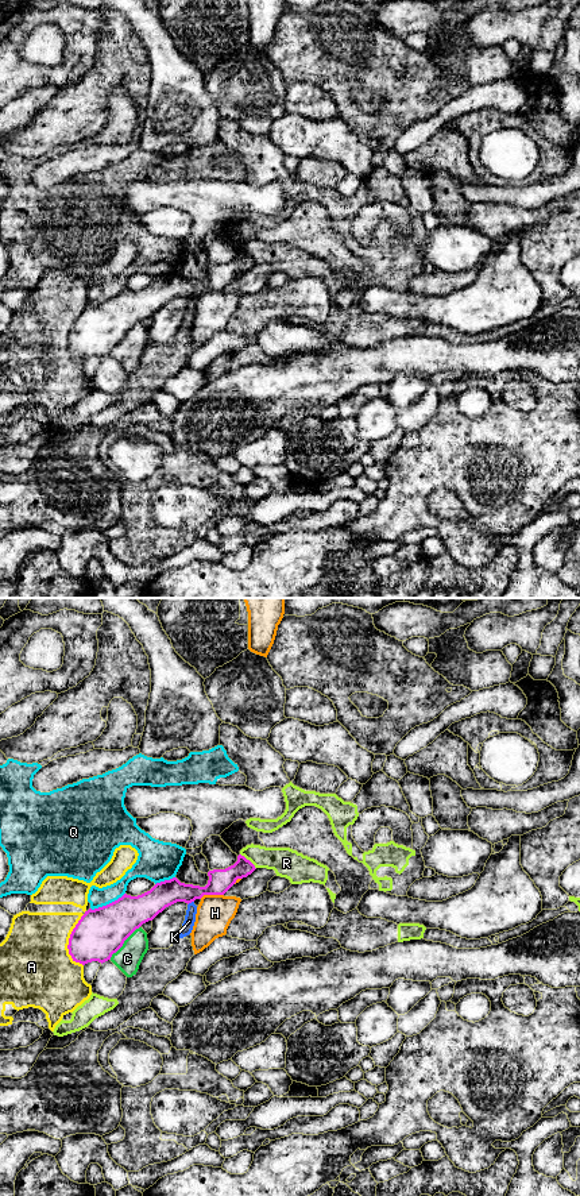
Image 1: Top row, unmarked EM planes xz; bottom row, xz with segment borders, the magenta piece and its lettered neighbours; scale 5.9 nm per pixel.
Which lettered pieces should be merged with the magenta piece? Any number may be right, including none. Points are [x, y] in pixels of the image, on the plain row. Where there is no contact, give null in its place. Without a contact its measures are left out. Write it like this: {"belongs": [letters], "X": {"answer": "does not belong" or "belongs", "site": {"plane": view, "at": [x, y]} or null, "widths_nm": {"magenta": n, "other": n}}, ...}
{"belongs": [], "A": {"answer": "does not belong", "site": {"plane": "xz", "at": [69, 336]}, "widths_nm": {"magenta": 280, "other": 420}}, "C": {"answer": "does not belong", "site": {"plane": "xz", "at": [123, 338]}, "widths_nm": {"magenta": 280, "other": 160}}, "H": {"answer": "does not belong", "site": {"plane": "xz", "at": [211, 289]}, "widths_nm": {"magenta": 140, "other": 220}}, "K": {"answer": "does not belong", "site": {"plane": "xz", "at": [190, 297]}, "widths_nm": {"magenta": 160, "other": 70}}, "Q": {"answer": "does not belong", "site": {"plane": "xz", "at": [107, 300]}, "widths_nm": {"magenta": 280, "other": 130}}, "R": {"answer": "does not belong", "site": {"plane": "xz", "at": [248, 255]}, "widths_nm": {"magenta": 140, "other": 170}}}

